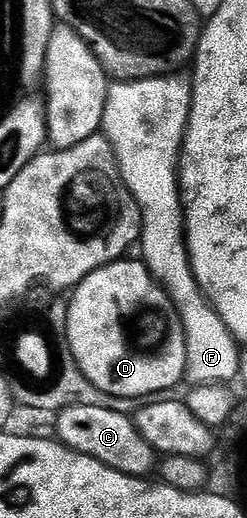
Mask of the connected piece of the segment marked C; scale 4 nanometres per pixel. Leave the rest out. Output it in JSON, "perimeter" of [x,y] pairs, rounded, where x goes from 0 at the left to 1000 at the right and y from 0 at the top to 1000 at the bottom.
{"perimeter":[[[283,784],[235,793],[227,807],[239,807],[223,815],[223,830],[239,836],[227,838],[235,851],[300,875],[340,876],[348,884],[393,888],[538,923],[579,923],[607,907],[615,913],[632,905],[632,871],[563,840],[563,830],[518,801],[425,788]]]}

